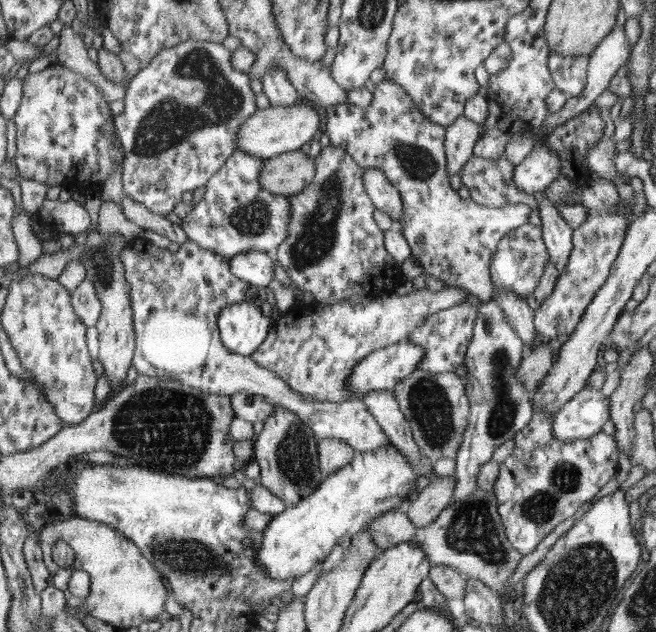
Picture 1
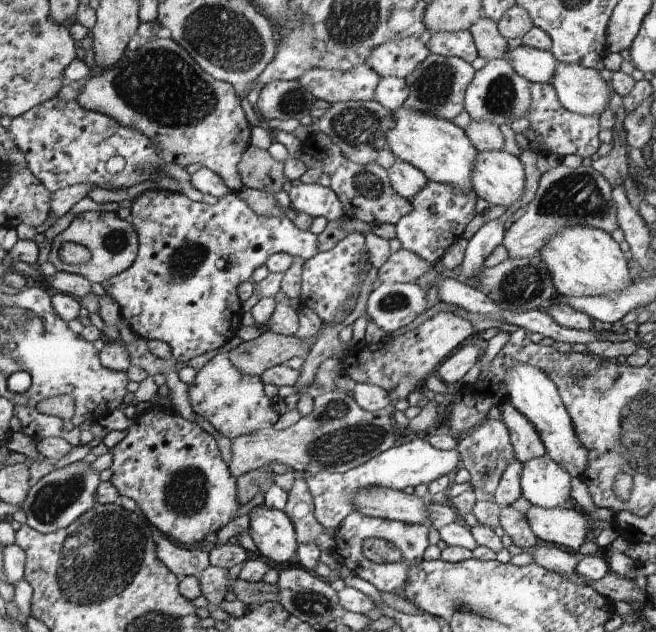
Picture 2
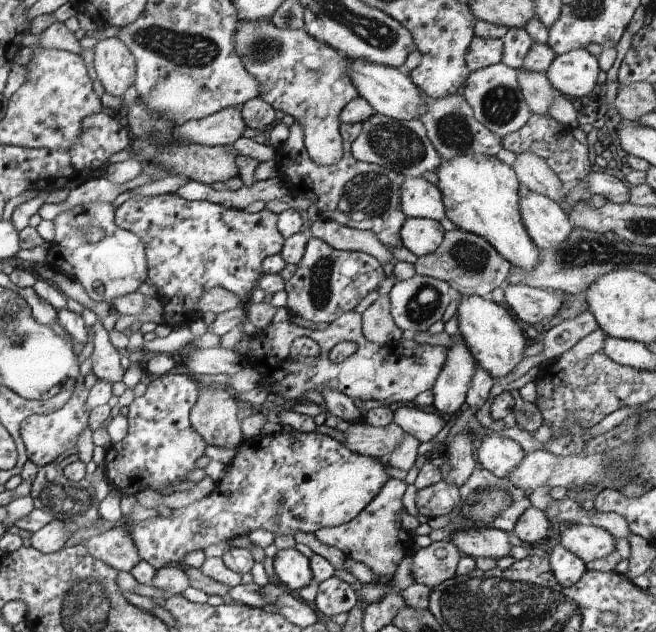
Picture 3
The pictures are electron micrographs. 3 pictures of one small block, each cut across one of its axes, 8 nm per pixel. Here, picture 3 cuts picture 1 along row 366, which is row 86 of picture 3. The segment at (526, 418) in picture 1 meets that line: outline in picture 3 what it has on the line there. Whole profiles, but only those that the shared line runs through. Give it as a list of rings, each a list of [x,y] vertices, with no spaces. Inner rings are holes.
[[[500,62],[470,74],[463,92],[464,100],[472,108],[473,116],[500,137],[518,131],[530,119],[531,110],[523,99],[517,80],[517,70]]]

